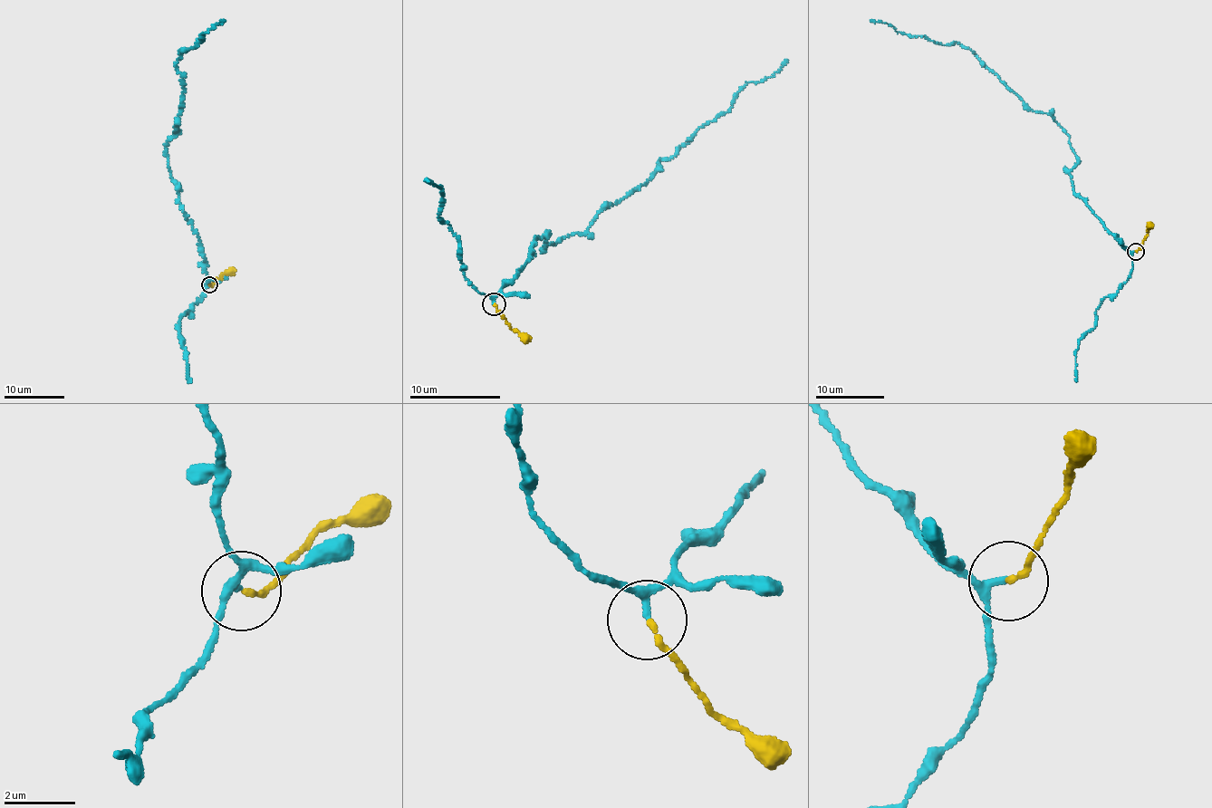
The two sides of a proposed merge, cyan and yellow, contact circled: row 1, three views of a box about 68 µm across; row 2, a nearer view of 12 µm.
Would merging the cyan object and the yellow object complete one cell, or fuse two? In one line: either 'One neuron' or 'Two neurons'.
One neuron

